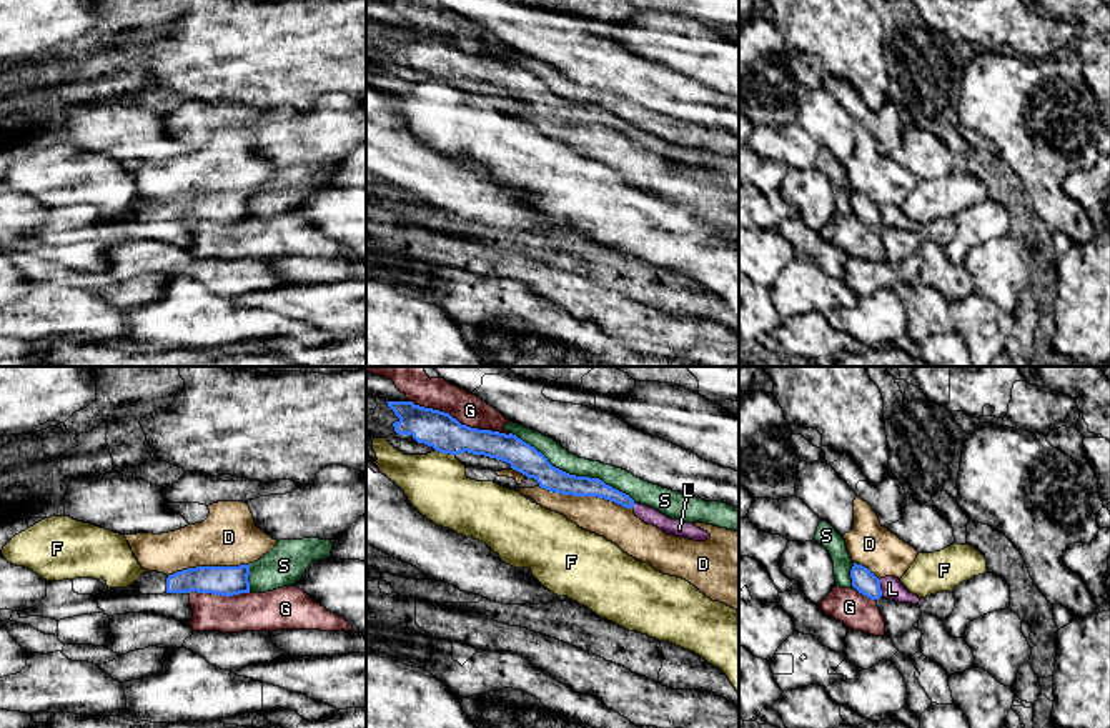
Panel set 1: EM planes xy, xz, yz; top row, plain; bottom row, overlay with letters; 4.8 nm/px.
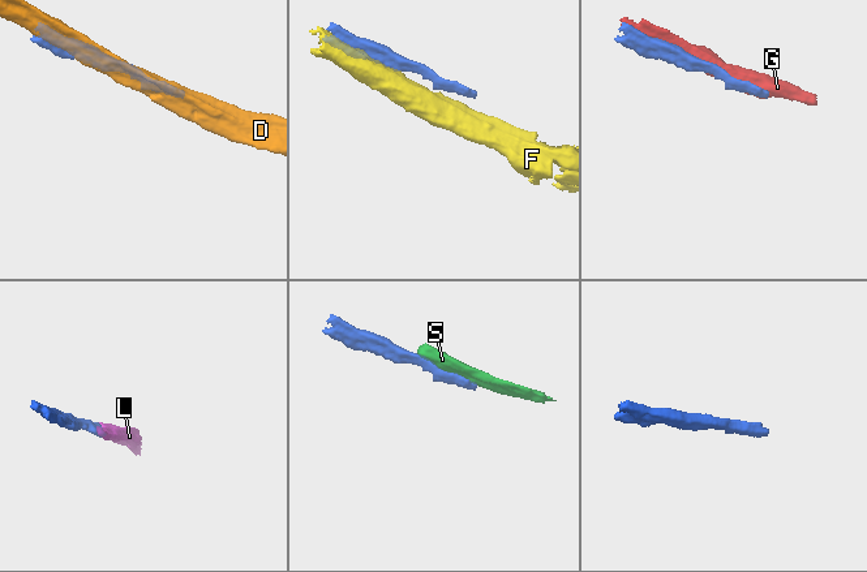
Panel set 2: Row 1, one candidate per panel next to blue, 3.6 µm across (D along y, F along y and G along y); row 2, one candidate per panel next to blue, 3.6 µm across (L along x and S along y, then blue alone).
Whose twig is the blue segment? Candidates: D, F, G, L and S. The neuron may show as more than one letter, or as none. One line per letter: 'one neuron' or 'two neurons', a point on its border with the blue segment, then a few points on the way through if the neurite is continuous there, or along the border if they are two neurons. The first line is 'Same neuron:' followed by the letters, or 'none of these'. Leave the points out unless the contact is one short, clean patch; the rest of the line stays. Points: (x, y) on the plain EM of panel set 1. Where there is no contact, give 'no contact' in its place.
Same neuron: L
D: two neurons | xz (586, 122)
F: two neurons | xz (445, 79)
G: two neurons | xz (458, 49)
L: one neuron | yz (879, 215) | across yz (864, 209), (879, 215), (892, 215)
S: two neurons | xz (574, 102)

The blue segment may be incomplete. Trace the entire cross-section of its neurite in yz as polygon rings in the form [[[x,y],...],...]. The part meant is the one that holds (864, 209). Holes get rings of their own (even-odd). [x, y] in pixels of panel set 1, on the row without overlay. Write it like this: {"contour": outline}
{"contour": [[[854,190],[850,197],[852,213],[870,227],[879,227],[880,223],[894,227],[897,230],[919,232],[920,225],[910,220],[899,205],[885,203],[877,205],[869,195]]]}

